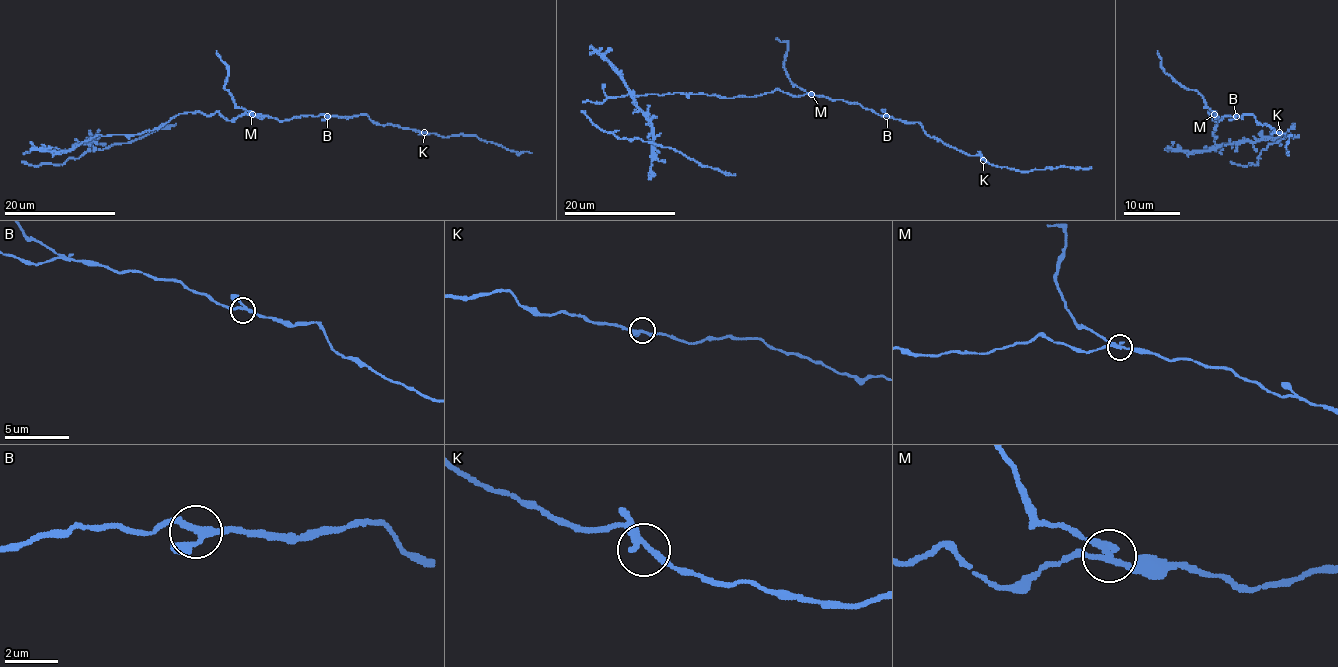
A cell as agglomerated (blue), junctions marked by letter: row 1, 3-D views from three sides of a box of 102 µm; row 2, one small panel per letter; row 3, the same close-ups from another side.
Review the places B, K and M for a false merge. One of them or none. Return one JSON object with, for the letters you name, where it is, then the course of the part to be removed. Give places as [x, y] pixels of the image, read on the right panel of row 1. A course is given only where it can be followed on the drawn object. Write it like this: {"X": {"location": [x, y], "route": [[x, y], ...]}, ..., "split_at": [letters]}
{"M": {"location": [1214, 114], "route": [[1213, 113], [1196, 91], [1180, 85], [1164, 71], [1157, 50]]}, "split_at": ["M"]}

